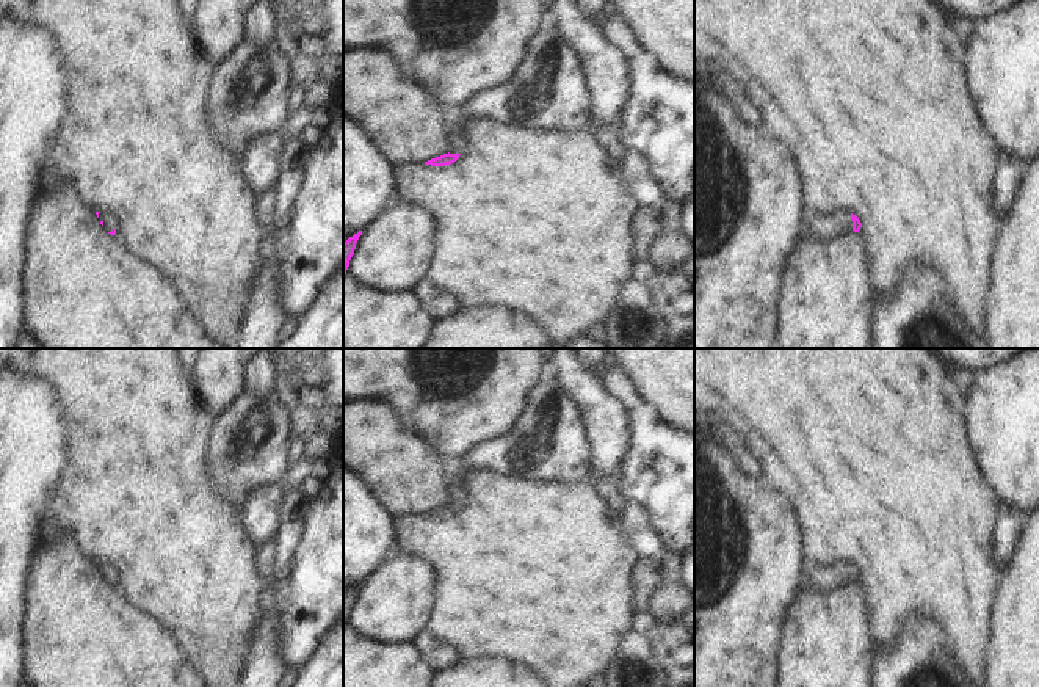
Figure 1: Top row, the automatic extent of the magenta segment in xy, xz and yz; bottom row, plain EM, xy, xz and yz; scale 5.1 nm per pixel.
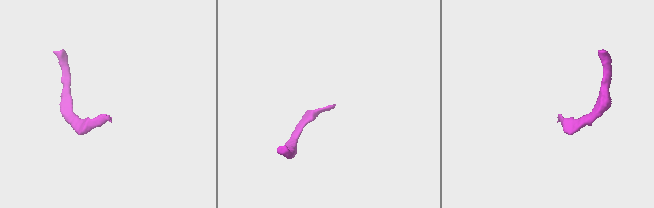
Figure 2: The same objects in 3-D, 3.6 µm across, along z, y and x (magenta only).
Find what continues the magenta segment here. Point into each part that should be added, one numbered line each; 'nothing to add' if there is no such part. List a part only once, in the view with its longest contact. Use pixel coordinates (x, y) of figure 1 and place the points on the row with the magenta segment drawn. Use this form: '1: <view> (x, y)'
1: yz (815, 226)

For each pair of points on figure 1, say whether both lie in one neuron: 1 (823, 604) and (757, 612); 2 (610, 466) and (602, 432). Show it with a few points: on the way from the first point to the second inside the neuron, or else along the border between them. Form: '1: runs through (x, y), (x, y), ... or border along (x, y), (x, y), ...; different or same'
1: border along (796, 595), (787, 614), (779, 642); different
2: runs through (607, 458), (607, 439); same

